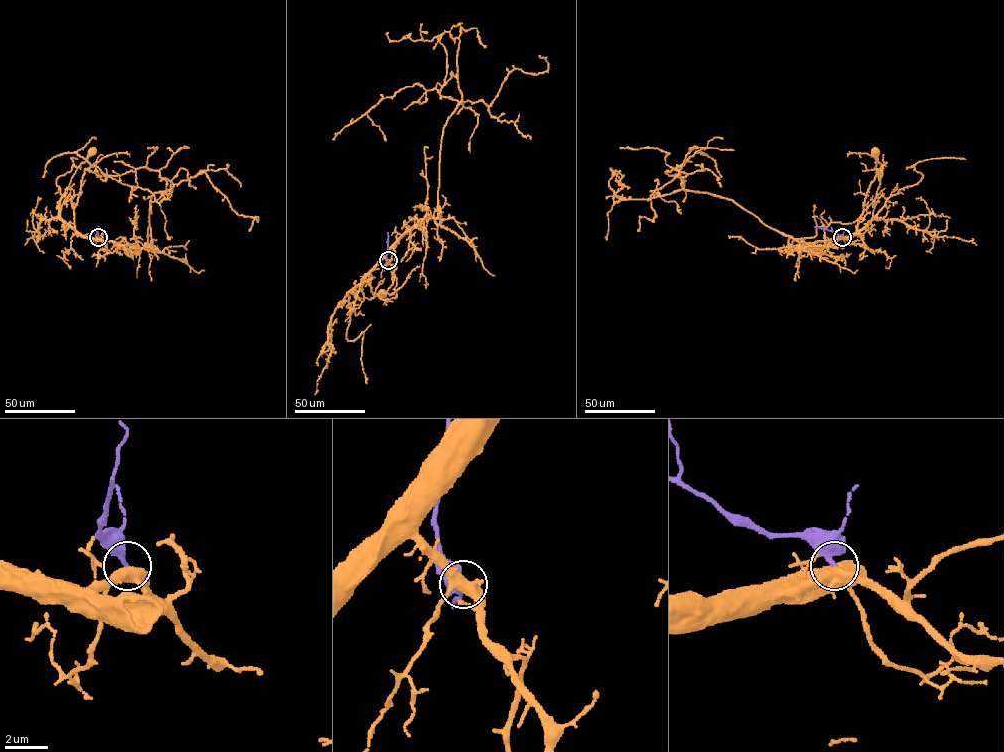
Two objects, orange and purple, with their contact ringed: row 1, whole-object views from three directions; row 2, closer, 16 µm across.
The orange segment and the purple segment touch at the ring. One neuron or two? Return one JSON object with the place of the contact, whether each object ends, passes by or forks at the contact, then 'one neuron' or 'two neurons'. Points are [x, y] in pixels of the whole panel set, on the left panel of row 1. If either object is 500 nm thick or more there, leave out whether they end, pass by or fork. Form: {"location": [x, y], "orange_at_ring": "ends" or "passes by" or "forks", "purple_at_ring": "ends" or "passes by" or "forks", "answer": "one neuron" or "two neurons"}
{"location": [98, 237], "orange_at_ring": "forks", "purple_at_ring": "ends", "answer": "two neurons"}

